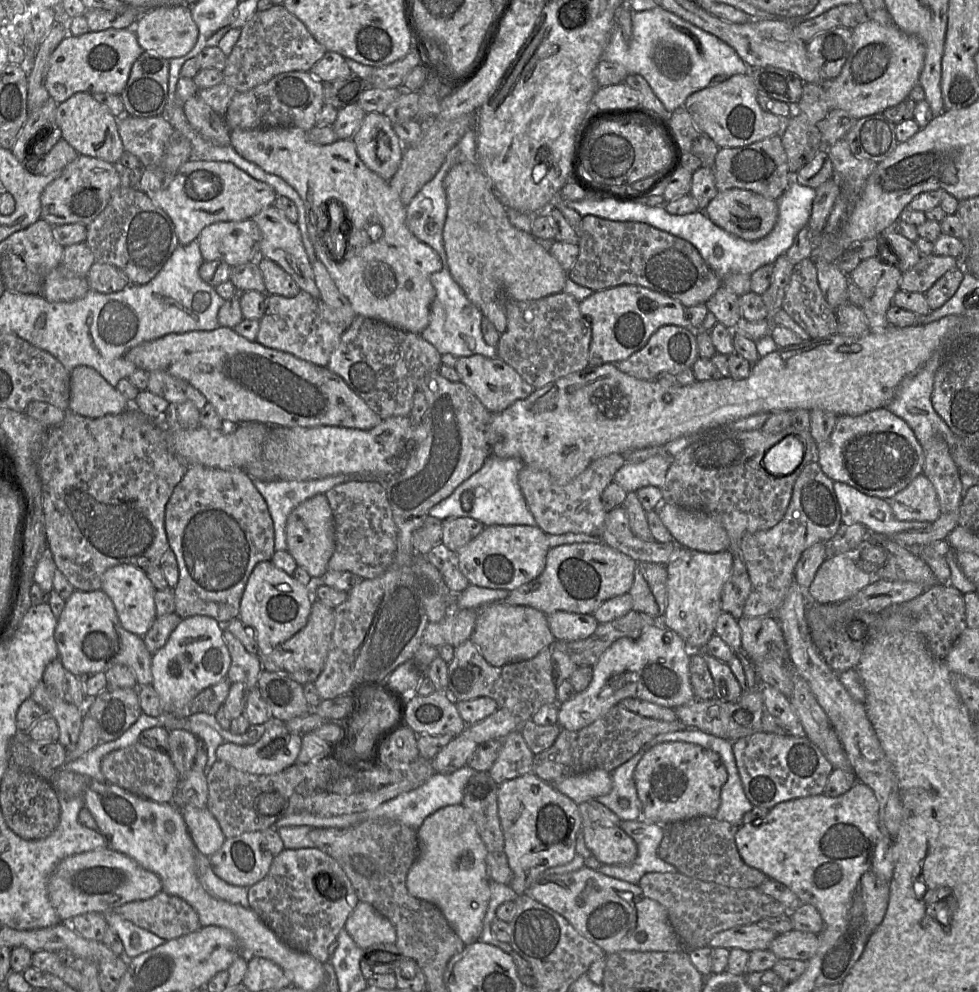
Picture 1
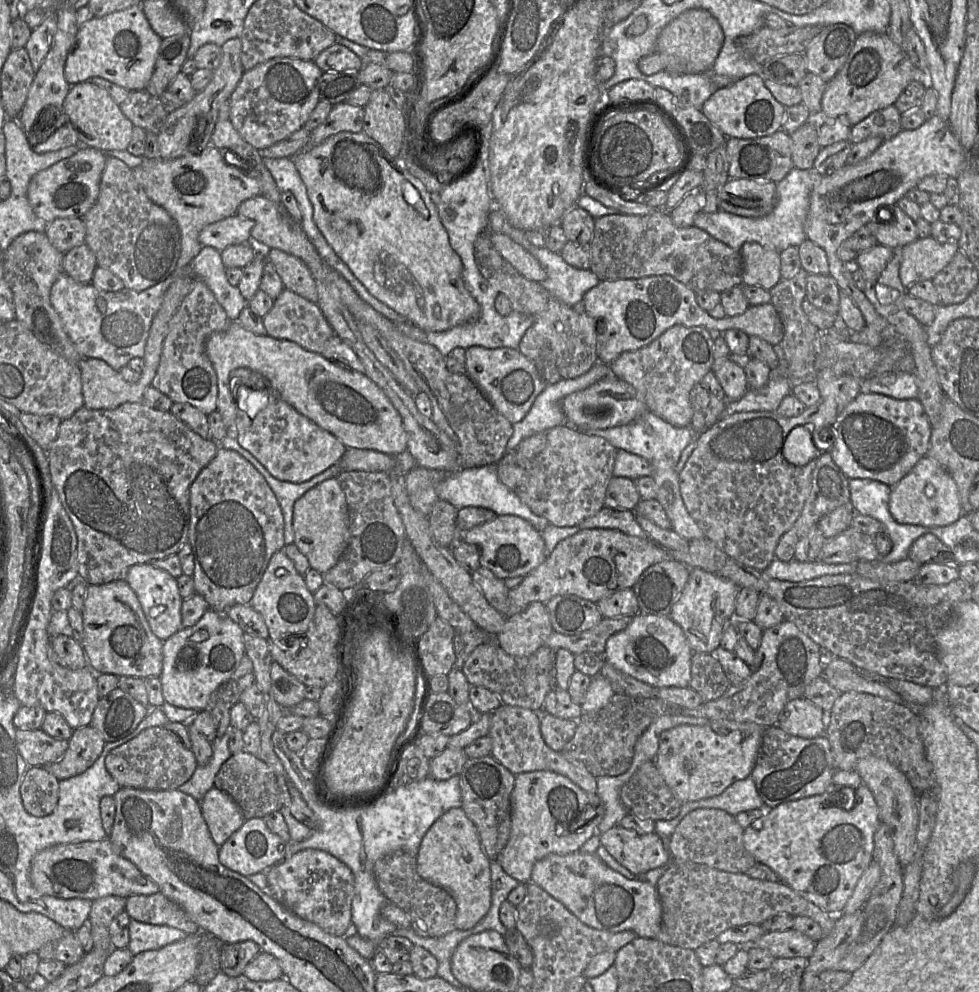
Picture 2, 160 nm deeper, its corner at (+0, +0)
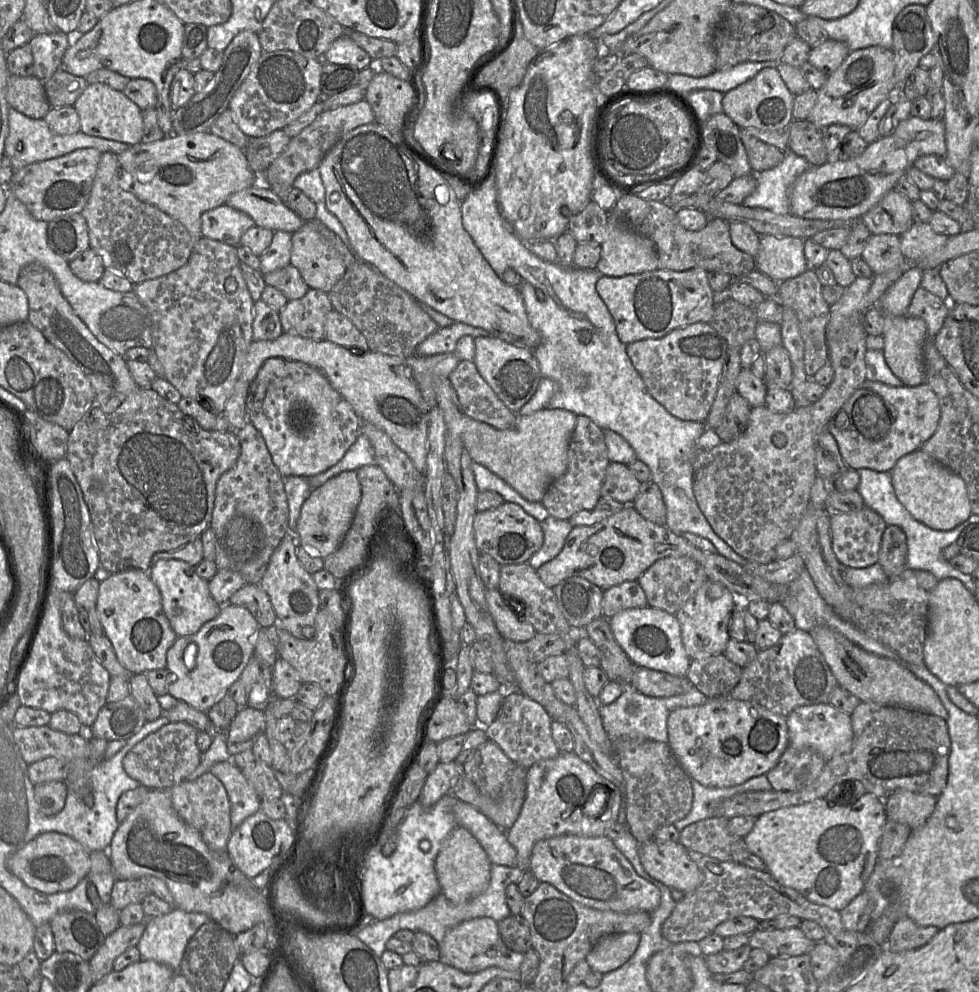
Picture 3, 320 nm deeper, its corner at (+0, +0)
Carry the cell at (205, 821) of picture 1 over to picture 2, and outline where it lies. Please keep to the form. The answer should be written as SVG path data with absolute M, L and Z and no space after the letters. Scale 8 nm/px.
M211 788L199 805L210 835L219 847L246 821L235 801L217 788Z

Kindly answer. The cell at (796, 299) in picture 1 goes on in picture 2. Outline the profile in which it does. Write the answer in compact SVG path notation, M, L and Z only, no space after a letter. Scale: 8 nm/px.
M808 274L805 299L832 315L839 313L840 288L830 275Z

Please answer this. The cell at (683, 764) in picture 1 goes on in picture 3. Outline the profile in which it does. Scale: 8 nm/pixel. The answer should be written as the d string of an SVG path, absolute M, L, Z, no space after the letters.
M727 696L709 698L706 703L698 706L674 709L668 716L667 735L667 744L678 763L691 779L706 787L730 787L751 777L766 774L778 763L789 746L786 717L760 705Z

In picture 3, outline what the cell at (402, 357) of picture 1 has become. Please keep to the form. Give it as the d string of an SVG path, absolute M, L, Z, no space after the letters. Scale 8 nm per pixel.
M332 309L325 321L325 340L352 352L366 353L369 346L364 335L344 315Z

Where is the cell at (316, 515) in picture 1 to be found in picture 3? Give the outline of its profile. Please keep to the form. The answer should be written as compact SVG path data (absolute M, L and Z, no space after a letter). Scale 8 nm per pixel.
M344 471L311 491L296 523L297 542L309 547L322 558L336 551L348 532L361 499L356 471Z

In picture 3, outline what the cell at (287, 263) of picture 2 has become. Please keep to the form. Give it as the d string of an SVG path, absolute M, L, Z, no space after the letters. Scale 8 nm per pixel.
M317 219L306 221L301 229L292 235L290 264L298 269L310 289L329 293L347 270L344 260L318 230Z

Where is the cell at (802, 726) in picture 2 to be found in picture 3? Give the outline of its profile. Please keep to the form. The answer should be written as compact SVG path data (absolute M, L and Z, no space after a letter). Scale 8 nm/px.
M818 703L796 707L786 716L789 733L789 745L794 748L811 748L821 754L826 761L834 754L847 752L853 741L853 729L850 714L832 704Z

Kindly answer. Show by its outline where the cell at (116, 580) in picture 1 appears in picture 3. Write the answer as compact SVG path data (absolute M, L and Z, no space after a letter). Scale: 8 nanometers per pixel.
M159 559L152 564L148 573L160 591L163 612L178 637L196 633L204 623L215 618L224 605L211 596L208 580L197 575L195 566L182 560Z

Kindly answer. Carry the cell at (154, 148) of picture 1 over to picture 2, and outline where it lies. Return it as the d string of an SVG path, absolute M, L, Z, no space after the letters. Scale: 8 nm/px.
M145 90L130 92L129 97L119 106L134 127L157 135L168 115L160 99Z

